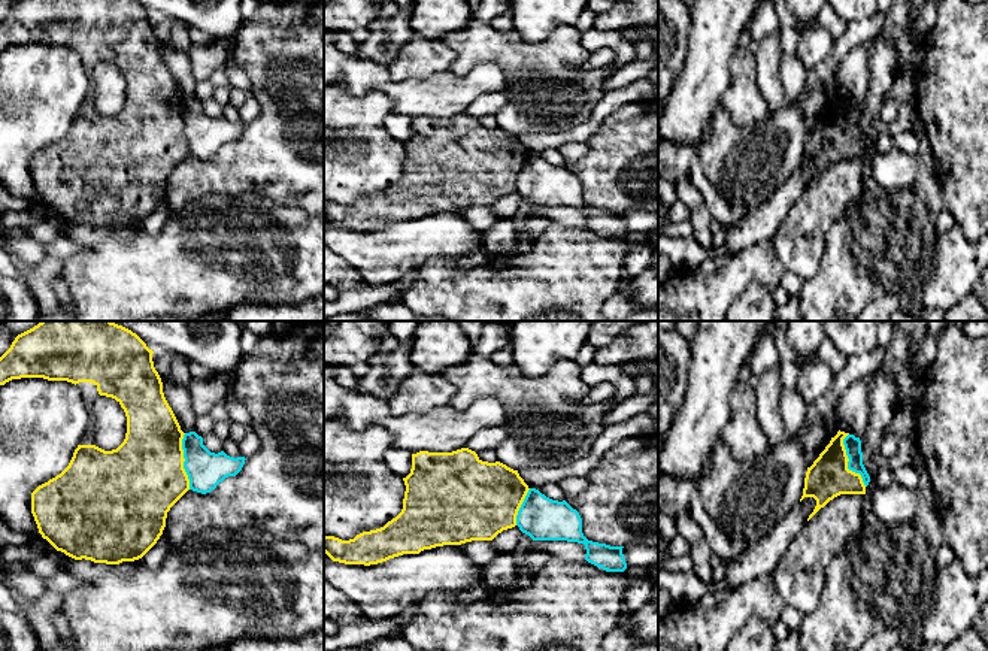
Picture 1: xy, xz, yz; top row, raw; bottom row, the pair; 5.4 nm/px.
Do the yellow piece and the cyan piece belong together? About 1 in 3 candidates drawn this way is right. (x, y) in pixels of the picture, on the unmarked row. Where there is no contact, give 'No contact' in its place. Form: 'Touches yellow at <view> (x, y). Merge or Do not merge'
Touches yellow at yz (848, 126). Do not merge

